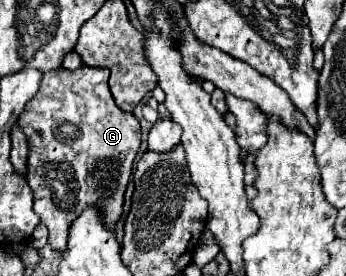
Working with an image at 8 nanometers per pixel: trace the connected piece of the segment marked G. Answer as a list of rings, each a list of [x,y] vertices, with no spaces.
[[[86,65],[78,71],[68,71],[62,67],[48,71],[40,81],[38,93],[26,103],[18,119],[30,147],[26,181],[34,193],[34,211],[50,231],[48,243],[60,255],[64,255],[68,245],[68,227],[84,209],[96,207],[110,231],[116,229],[116,221],[122,215],[124,193],[132,175],[134,157],[140,147],[140,121],[114,103],[108,89],[108,75],[108,69],[94,69]]]

